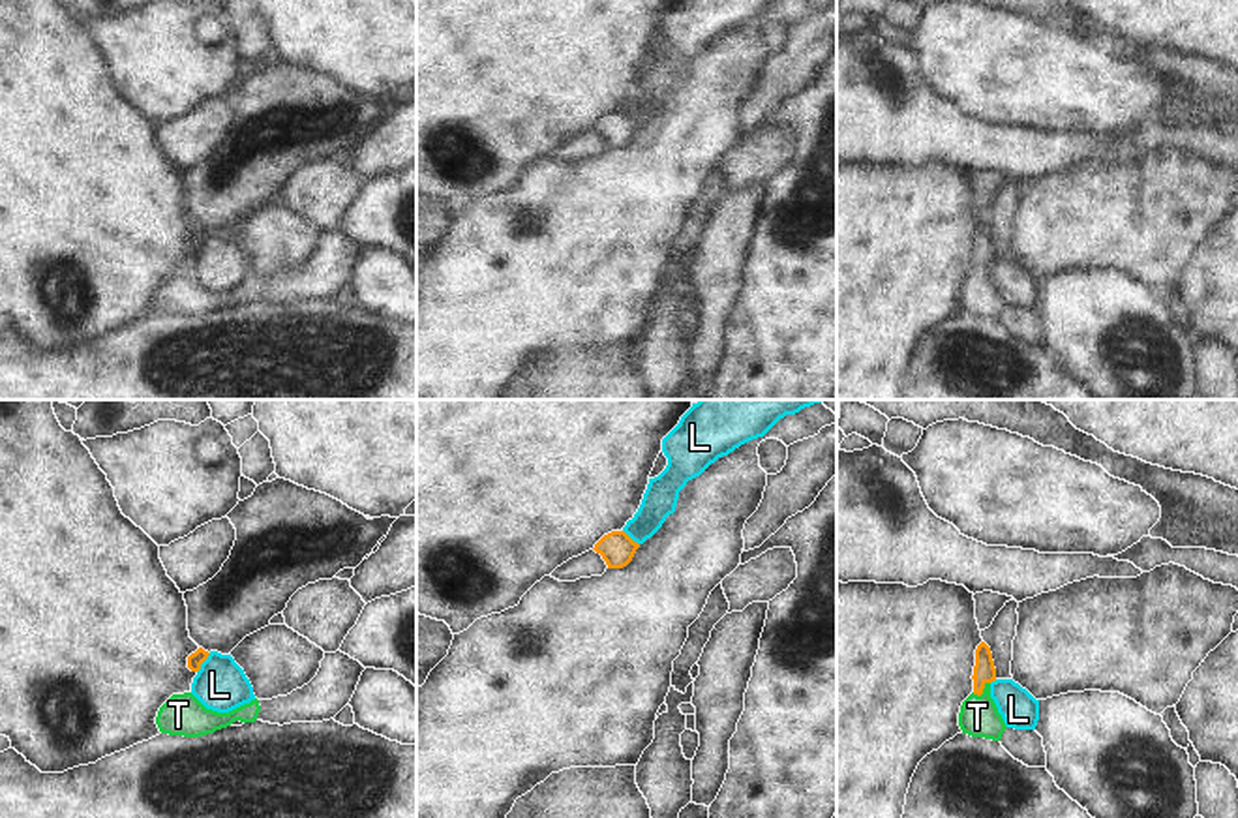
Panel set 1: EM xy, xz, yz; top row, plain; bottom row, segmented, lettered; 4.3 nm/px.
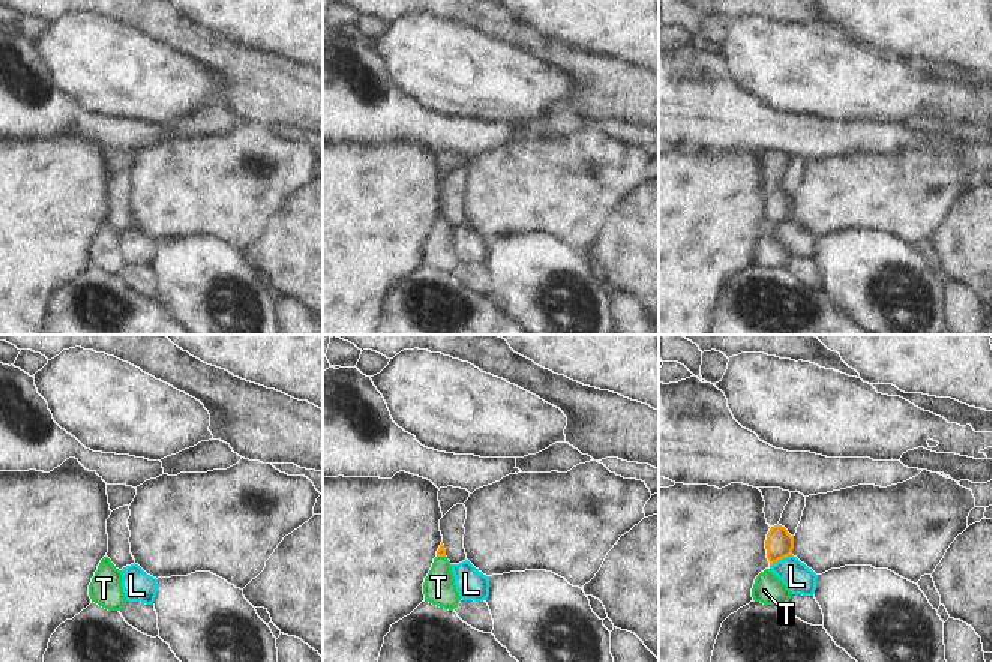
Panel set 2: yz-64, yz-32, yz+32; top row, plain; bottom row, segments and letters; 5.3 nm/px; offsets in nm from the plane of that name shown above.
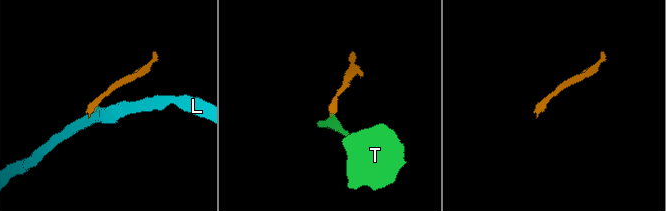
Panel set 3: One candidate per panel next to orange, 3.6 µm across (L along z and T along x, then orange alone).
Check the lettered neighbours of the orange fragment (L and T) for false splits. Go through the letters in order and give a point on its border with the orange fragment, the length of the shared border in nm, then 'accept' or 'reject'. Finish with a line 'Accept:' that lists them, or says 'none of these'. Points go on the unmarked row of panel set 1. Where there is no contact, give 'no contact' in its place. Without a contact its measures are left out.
L: xy (203, 241) | 110 nm | reject
T: yz (981, 272) | 90 nm | accept
Accept: T

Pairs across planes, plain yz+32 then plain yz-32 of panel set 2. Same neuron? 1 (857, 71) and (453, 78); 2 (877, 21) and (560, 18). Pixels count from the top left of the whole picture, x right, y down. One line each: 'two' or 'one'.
1: one
2: one

